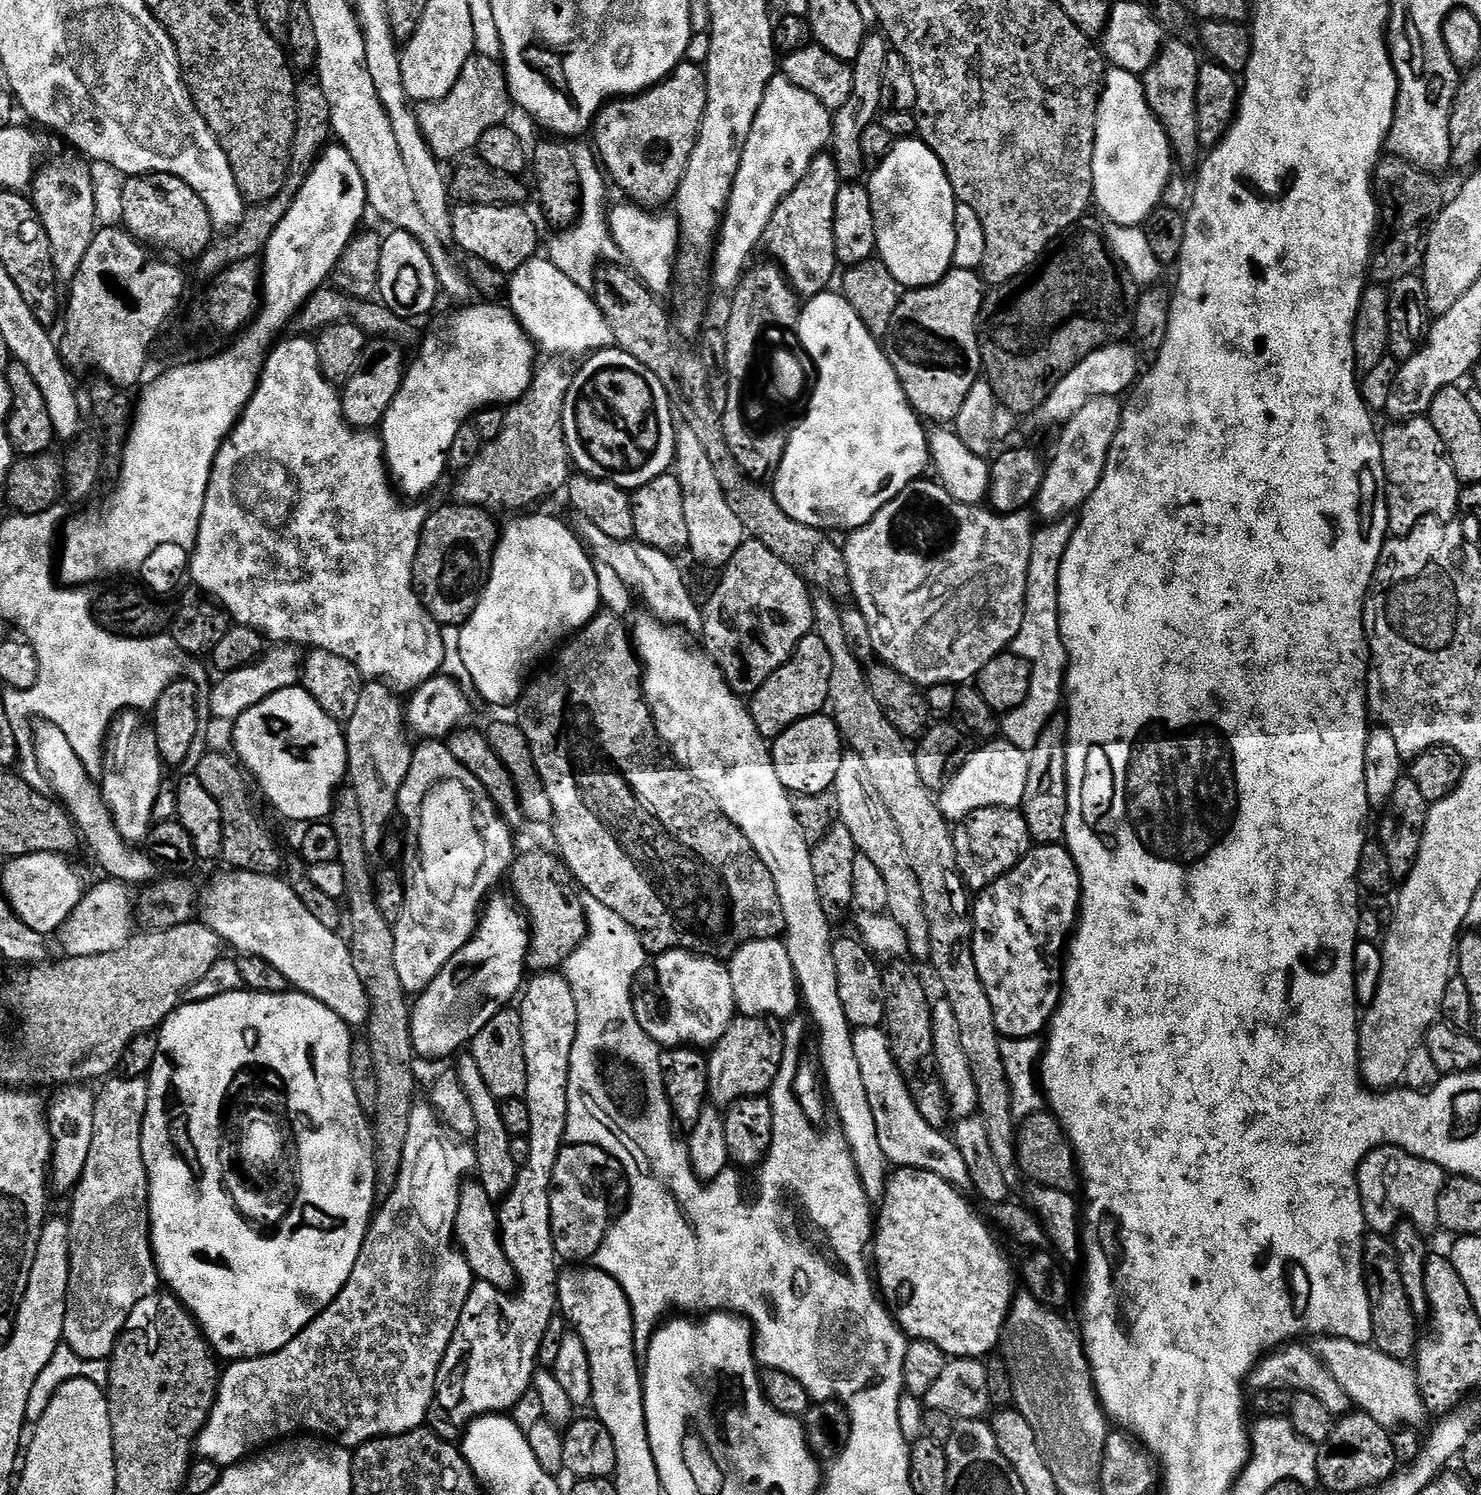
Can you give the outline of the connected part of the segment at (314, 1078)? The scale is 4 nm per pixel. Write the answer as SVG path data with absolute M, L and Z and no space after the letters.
M227 990L209 1000L181 1003L160 1025L159 1052L152 1063L152 1067L159 1070L158 1082L149 1088L149 1104L141 1130L142 1154L148 1165L151 1255L163 1283L173 1288L169 1289L176 1299L195 1316L213 1353L224 1362L253 1360L256 1356L274 1354L315 1322L348 1285L378 1208L375 1131L371 1127L360 1128L352 1116L340 1120L336 1113L336 1103L346 1103L347 1092L352 1088L352 1032L349 1025L334 1010L304 992L241 991Z

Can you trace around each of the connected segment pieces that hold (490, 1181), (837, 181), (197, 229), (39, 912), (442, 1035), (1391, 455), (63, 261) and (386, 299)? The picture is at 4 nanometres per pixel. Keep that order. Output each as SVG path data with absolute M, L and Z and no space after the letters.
M464 1054L457 1059L457 1062L458 1076L456 1075L456 1080L469 1100L469 1111L475 1120L476 1130L472 1138L474 1141L472 1148L474 1162L476 1160L479 1166L478 1182L486 1190L489 1200L498 1202L504 1199L512 1189L520 1169L515 1164L510 1150L512 1135L501 1116L501 1105L500 1102L497 1102L499 1099L492 1089L486 1086L485 1079L482 1078L481 1071L478 1069L477 1060L471 1054Z
M821 154L813 158L808 173L798 182L798 186L774 210L768 229L764 232L763 243L768 244L768 252L773 261L783 271L787 283L801 297L817 296L829 287L832 275L838 269L836 258L836 195L842 181L836 170L833 157Z
M174 172L131 177L122 194L122 214L123 227L133 236L153 240L180 256L199 258L214 240L210 214L202 198Z
M49 852L17 856L7 861L8 866L2 874L2 892L16 917L46 938L51 937L51 932L52 935L59 933L86 895L83 878L76 873L75 866L66 861L64 856Z
M489 899L479 917L476 935L446 962L431 986L417 999L420 1001L415 1002L411 1009L411 1029L412 1050L417 1057L425 1056L428 1060L455 1057L463 1044L471 1045L486 1022L505 1011L511 1005L508 1003L521 995L526 984L524 963L528 956L530 960L530 924L525 913L513 904L508 900Z
M1427 418L1407 421L1393 436L1382 440L1382 463L1386 483L1382 491L1388 497L1388 527L1405 534L1428 516L1452 518L1461 507L1462 482L1438 438L1438 430Z
M74 162L44 167L35 175L30 187L30 196L39 213L40 221L52 247L52 262L57 273L72 278L86 258L86 250L98 231L94 186L87 163Z
M392 230L389 233L383 237L384 246L381 248L379 299L400 317L424 316L435 306L436 295L442 292L436 279L433 257L429 249L420 245L408 232Z

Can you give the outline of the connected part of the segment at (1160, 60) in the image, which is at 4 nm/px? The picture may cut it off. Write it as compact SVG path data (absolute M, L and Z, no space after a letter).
M1195 47L1188 51L1188 64L1180 64L1180 60L1172 60L1172 56L1159 56L1152 61L1147 72L1143 73L1142 83L1148 105L1160 119L1168 132L1175 155L1184 160L1192 160L1196 156L1196 147L1201 147L1201 140L1196 130L1196 87L1201 61Z

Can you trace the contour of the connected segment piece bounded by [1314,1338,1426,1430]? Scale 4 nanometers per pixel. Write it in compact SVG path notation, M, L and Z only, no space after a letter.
M1320 1338L1315 1344L1315 1354L1324 1361L1325 1367L1338 1380L1338 1385L1346 1390L1361 1413L1367 1413L1389 1430L1397 1426L1416 1426L1420 1419L1425 1418L1426 1411L1416 1373L1405 1361L1395 1360L1375 1346L1356 1344L1353 1340Z

